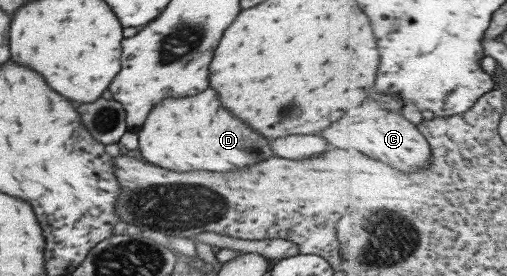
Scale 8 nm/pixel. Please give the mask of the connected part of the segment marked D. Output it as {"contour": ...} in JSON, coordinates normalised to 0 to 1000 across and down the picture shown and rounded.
{"contour":[[[416,322],[365,359],[329,351],[320,366],[300,388],[268,482],[278,569],[304,601],[347,623],[400,616],[456,627],[538,562],[531,540],[531,504],[519,504],[483,446],[452,417]]]}

